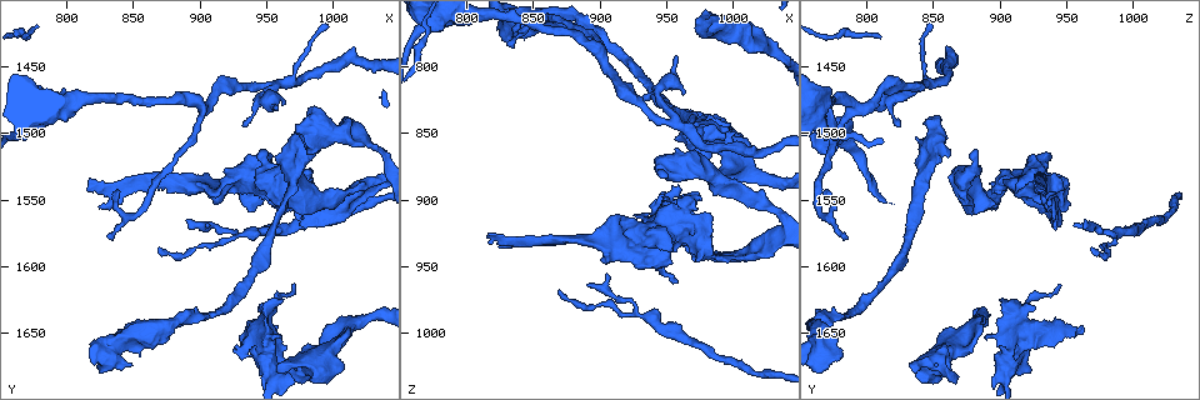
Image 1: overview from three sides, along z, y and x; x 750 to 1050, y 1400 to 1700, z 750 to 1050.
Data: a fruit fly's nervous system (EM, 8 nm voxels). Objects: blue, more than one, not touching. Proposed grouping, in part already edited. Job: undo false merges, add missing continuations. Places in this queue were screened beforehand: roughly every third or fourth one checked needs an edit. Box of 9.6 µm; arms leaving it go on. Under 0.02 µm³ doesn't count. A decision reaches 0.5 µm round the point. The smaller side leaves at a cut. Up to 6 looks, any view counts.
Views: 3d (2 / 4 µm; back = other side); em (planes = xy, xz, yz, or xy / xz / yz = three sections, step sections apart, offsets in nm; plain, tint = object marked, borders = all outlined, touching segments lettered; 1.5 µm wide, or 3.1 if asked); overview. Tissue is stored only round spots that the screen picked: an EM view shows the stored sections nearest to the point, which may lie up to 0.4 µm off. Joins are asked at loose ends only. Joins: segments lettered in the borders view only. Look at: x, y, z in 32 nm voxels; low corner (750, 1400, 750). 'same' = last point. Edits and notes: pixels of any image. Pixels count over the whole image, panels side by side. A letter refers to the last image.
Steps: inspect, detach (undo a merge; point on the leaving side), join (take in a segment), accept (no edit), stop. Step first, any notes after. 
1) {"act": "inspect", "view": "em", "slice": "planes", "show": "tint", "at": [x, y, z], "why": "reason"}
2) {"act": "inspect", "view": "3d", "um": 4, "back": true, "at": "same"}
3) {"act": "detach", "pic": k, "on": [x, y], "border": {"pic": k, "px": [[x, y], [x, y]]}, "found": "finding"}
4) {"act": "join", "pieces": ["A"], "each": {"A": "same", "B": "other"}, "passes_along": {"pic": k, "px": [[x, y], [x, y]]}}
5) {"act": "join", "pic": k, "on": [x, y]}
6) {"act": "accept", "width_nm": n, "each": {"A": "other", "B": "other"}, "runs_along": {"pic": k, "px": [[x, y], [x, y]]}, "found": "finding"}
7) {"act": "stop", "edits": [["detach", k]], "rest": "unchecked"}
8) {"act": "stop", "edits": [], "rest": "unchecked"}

{"act": "inspect", "view": "em", "slice": "planes", "show": "plain", "at": [956, 1678, 834]}

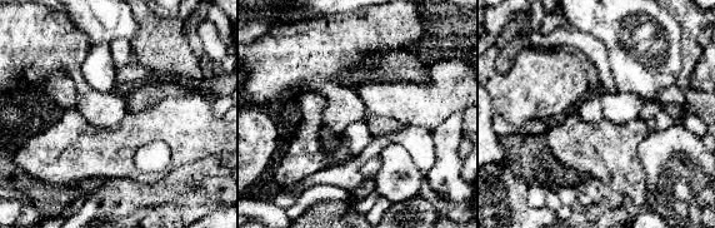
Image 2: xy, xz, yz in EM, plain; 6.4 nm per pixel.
{"act": "inspect", "view": "em", "slice": "planes", "show": "borders", "at": "same", "why": "what lies round it"}

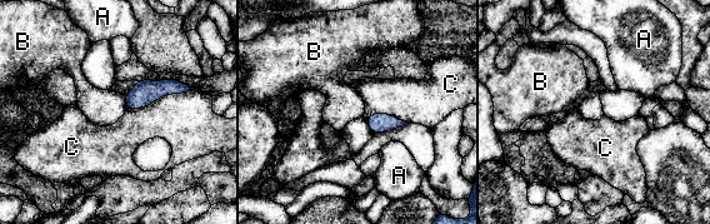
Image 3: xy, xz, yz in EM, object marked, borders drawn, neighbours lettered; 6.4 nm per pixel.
{"act": "accept", "longest_contact_nm": ["C", 440], "each": {"A": "other", "B": "other", "C": "other"}, "found": "none of them fits"}

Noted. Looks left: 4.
{"act": "inspect", "view": "em", "slice": "yz", "step": 8, "show": "borders", "at": [936, 1558, 944], "why": "an open end"}

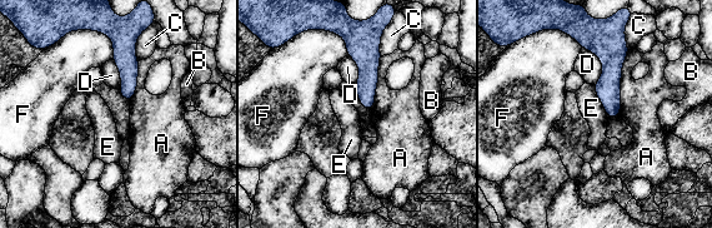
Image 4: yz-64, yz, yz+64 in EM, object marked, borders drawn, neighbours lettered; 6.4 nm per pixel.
{"act": "inspect", "view": "em", "slice": "planes", "show": "borders", "at": "same"}

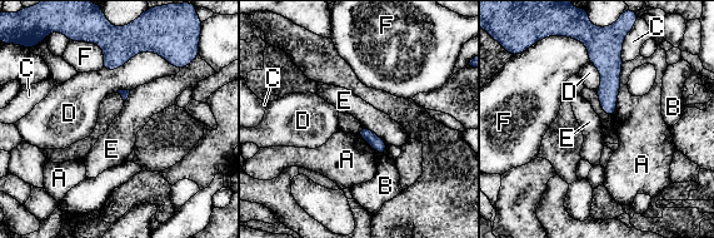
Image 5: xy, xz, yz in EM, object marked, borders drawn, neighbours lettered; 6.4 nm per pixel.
{"act": "accept", "longest_contact_nm": ["D", 500], "each": {"A": "other", "B": "other", "C": "other", "D": "other", "E": "other", "F": "other"}, "border": {"pic": 5, "px": [[362, 125], [375, 133], [388, 145]]}, "found": "no lettered segment goes on from it"}

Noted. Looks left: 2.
{"act": "inspect", "view": "3d", "um": 2, "at": [924, 1664, 912], "why": "branch stops here"}

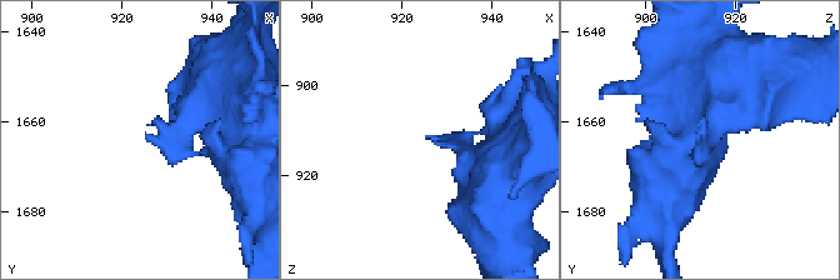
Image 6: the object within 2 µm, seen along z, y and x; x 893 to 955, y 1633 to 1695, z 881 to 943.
{"act": "inspect", "view": "em", "um": 3.1, "slice": "planes", "show": "borders", "at": [927, 1665, 911]}

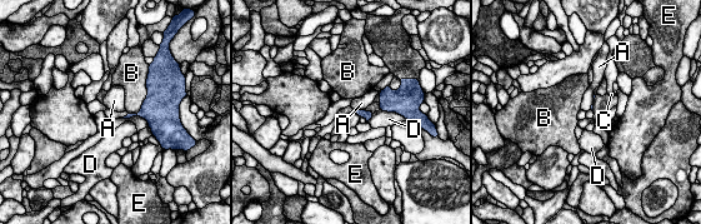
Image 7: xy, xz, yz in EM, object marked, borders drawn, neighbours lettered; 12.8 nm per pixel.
{"act": "accept", "each": {"A": "other", "B": "other", "C": "other", "D": "other", "E": "other"}, "border": {"pic": 7, "px": [[354, 109], [364, 110]]}, "found": "no lettered segment goes on from it"}

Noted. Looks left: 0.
{"act": "stop", "edits": [], "rest": "unchecked"}

